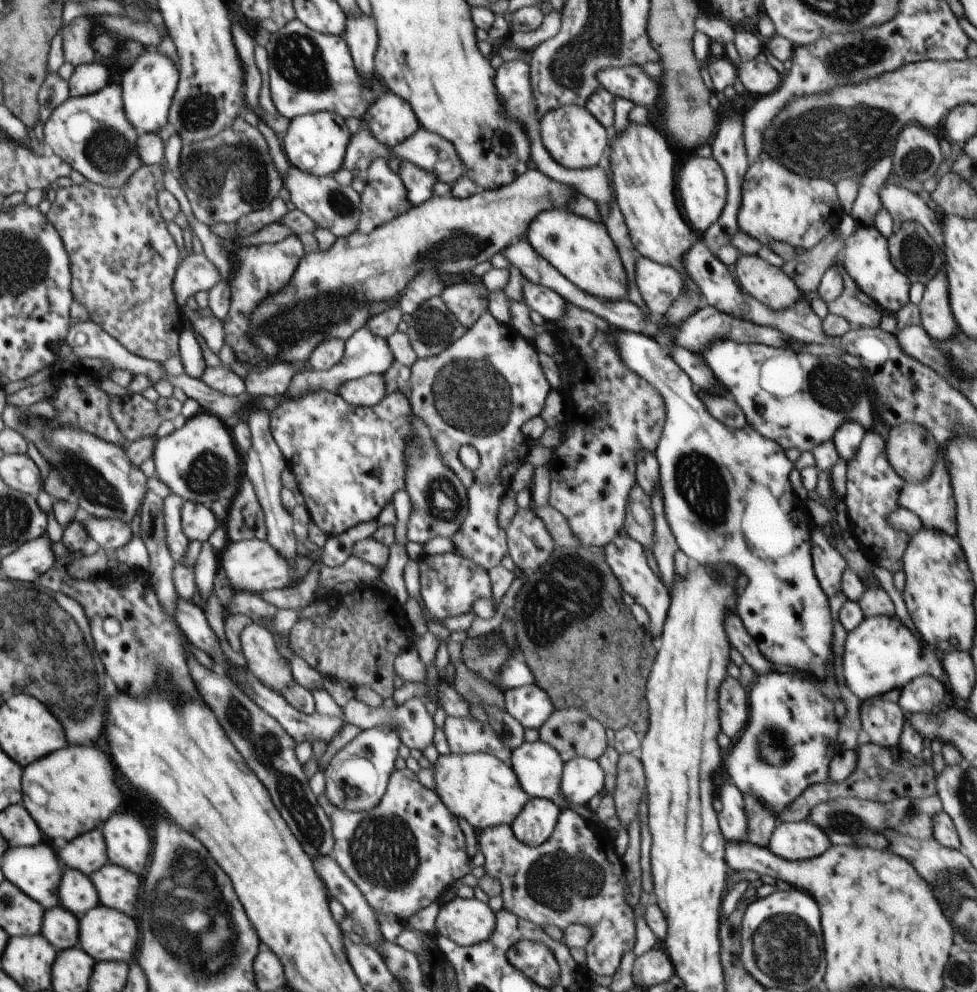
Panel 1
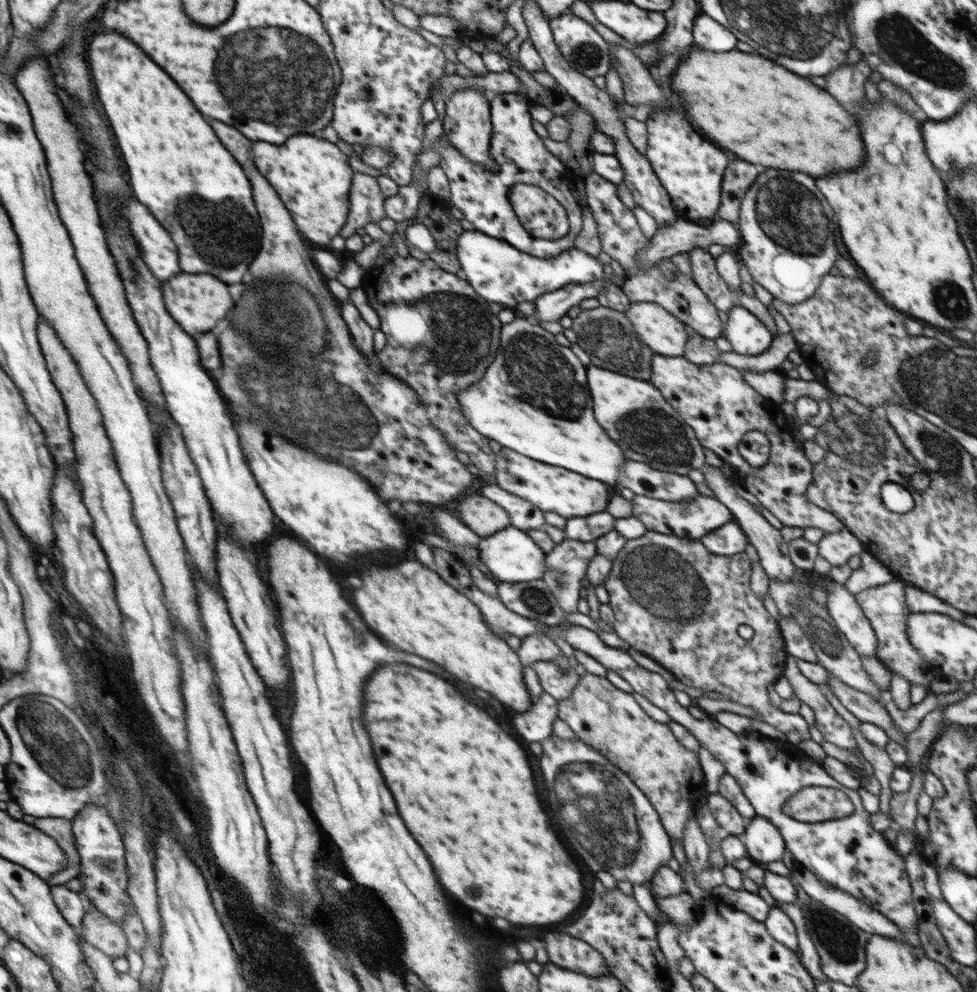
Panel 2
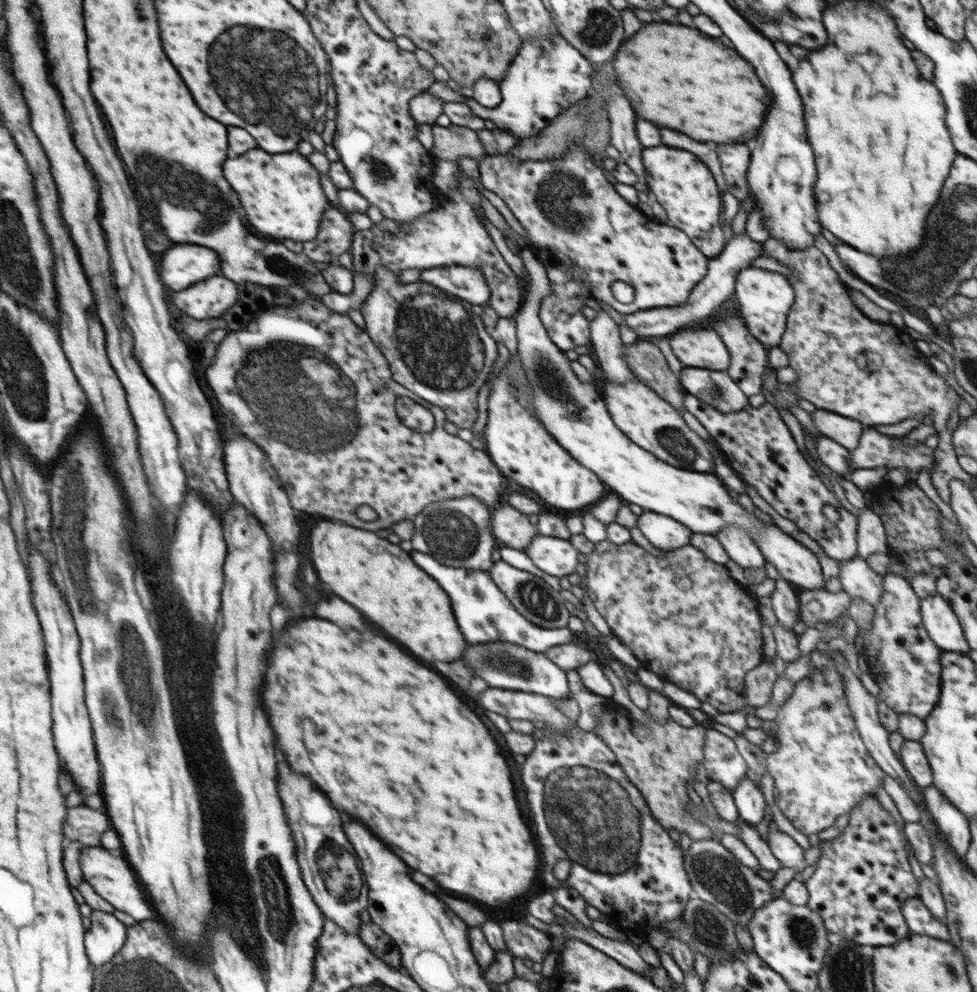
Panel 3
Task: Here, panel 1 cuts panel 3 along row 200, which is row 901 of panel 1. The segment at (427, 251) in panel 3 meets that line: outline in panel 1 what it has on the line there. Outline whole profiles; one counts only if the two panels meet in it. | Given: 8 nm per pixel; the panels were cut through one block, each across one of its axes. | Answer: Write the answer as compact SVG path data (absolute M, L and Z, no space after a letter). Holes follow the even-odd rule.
M453 897L446 903L439 903L436 918L436 935L444 936L462 947L470 947L490 940L492 932L496 930L496 914L492 912L488 904L480 902L476 898L464 899Z

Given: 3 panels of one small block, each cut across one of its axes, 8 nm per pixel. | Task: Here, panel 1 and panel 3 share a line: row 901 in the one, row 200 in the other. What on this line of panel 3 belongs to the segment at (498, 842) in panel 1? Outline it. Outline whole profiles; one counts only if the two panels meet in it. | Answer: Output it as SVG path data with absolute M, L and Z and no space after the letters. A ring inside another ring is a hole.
M569 144L567 148L564 155L556 159L519 161L510 165L506 156L486 156L480 158L478 166L481 184L506 203L528 232L529 247L546 267L553 295L542 299L539 317L552 343L563 352L591 343L590 322L582 313L586 297L606 302L625 315L639 310L684 305L696 283L708 273L709 263L709 258L698 250L684 231L670 224L656 223L624 200L622 193L606 179L602 167L598 165L600 158L594 157L594 153L581 144ZM616 280L634 288L633 302L624 304L614 297L610 288Z

